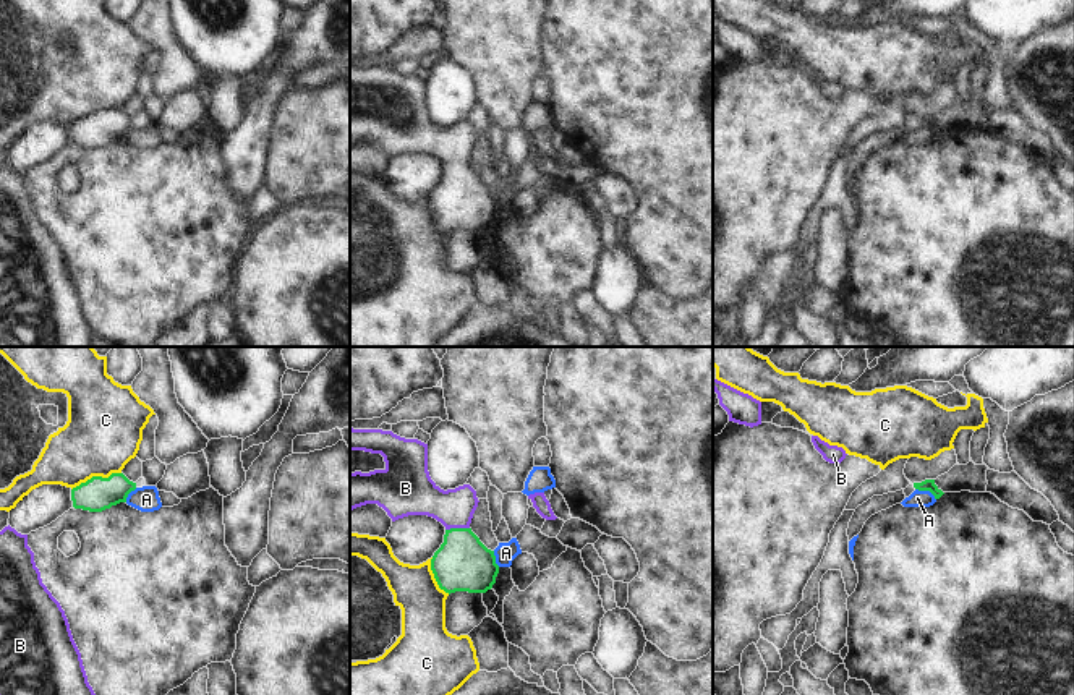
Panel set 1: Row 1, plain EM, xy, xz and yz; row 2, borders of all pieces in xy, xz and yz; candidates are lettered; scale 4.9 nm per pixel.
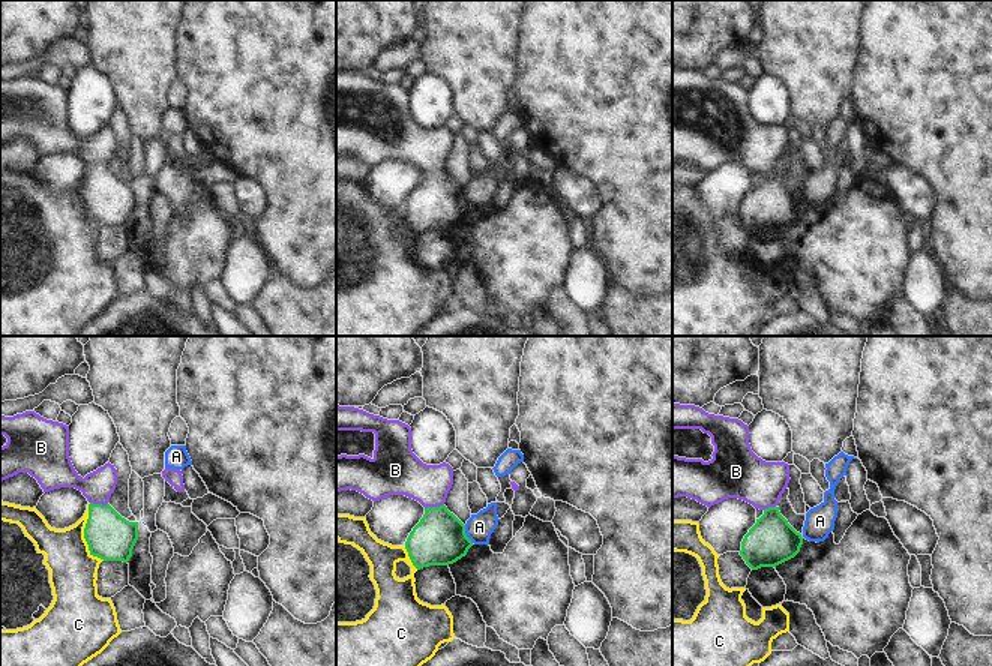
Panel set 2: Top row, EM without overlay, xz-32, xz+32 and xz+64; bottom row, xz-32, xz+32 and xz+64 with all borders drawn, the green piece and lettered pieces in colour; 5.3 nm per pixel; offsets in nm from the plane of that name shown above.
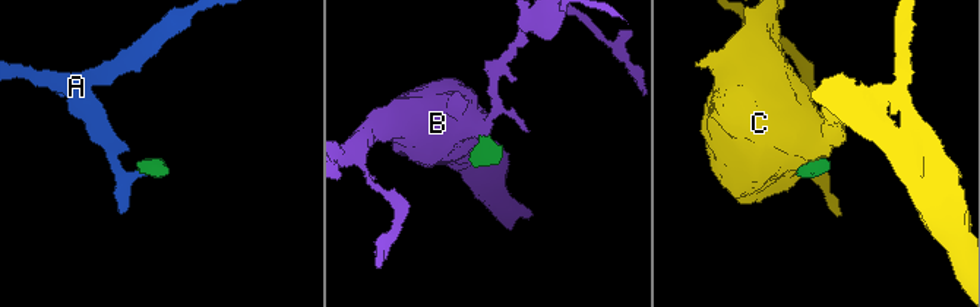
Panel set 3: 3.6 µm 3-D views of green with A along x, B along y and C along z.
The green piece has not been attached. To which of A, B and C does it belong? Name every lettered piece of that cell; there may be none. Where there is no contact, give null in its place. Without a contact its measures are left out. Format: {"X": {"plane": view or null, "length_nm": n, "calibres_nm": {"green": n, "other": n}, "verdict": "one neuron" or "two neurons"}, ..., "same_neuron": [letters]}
{"A": {"plane": "yz", "length_nm": 120, "calibres_nm": {"green": 60, "other": 80}, "verdict": "two neurons"}, "B": {"plane": "xz", "length_nm": 120, "calibres_nm": {"green": 280, "other": 190}, "verdict": "one neuron"}, "C": {"plane": "xy", "length_nm": 260, "calibres_nm": {"green": 170, "other": 380}, "verdict": "two neurons"}, "same_neuron": ["B"]}

